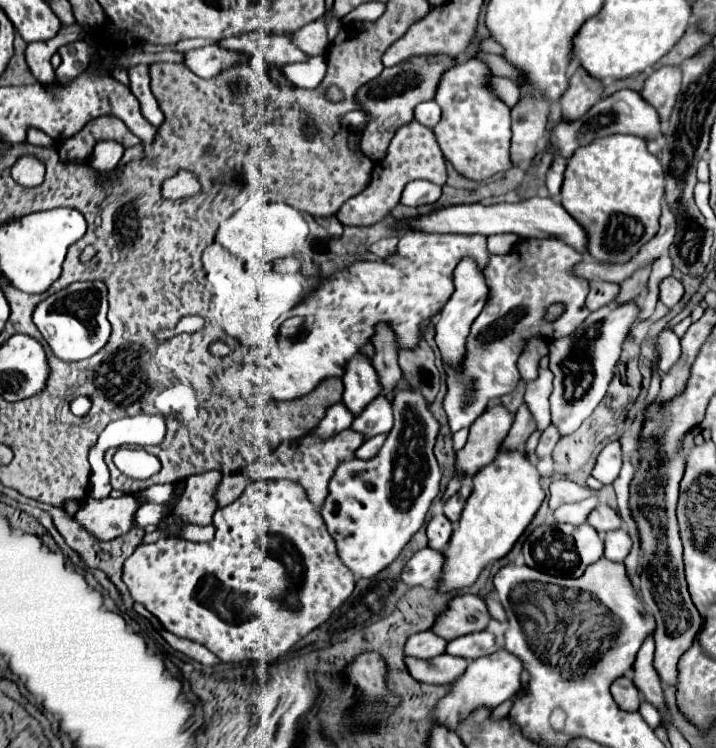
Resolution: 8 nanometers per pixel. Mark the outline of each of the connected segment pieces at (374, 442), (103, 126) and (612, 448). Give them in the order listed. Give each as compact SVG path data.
M375 435L375 437L367 439L367 441L355 451L355 455L357 455L359 459L371 459L371 457L375 457L375 455L379 453L379 449L383 447L383 441L385 441L385 435Z
M97 117L59 145L59 157L63 163L85 163L99 141L117 141L123 147L133 147L137 137L117 117Z
M611 441L603 447L603 451L597 457L597 463L593 467L593 477L599 479L605 485L611 485L615 481L615 477L619 475L623 463L623 455L621 455L621 441Z

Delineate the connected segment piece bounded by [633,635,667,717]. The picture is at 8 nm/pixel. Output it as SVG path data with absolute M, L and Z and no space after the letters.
M647 635L647 639L643 641L643 645L641 645L639 653L637 653L635 665L633 665L633 683L637 685L639 691L643 691L645 699L647 699L649 703L653 703L653 705L667 717L661 681L659 681L657 671L653 669L653 651L655 651L653 637Z

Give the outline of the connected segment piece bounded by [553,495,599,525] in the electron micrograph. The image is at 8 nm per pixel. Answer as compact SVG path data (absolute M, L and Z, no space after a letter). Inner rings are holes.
M589 497L585 501L579 501L579 503L567 503L567 505L561 505L559 509L553 511L553 519L555 523L571 523L571 525L581 525L585 523L589 511L597 505L597 497Z

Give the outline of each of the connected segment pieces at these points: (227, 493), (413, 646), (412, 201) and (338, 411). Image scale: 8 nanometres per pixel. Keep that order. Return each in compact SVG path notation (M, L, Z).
M229 473L229 475L225 475L221 487L217 489L219 507L225 507L225 505L233 503L245 491L245 487L249 483L251 483L251 479L245 473Z
M421 631L407 639L405 653L419 657L419 659L431 659L431 657L445 653L445 645L447 645L447 641L441 639L439 635L435 635L433 631Z
M413 181L405 187L403 197L401 197L401 205L405 207L419 207L419 205L427 205L427 203L435 203L441 197L441 187L437 187L435 183L429 181Z
M339 401L339 403L335 403L335 405L331 405L331 407L327 409L327 415L325 415L323 421L313 429L313 433L315 433L317 437L331 437L331 435L335 435L335 433L347 429L347 427L353 423L353 419L355 419L353 413L345 407L343 401Z

